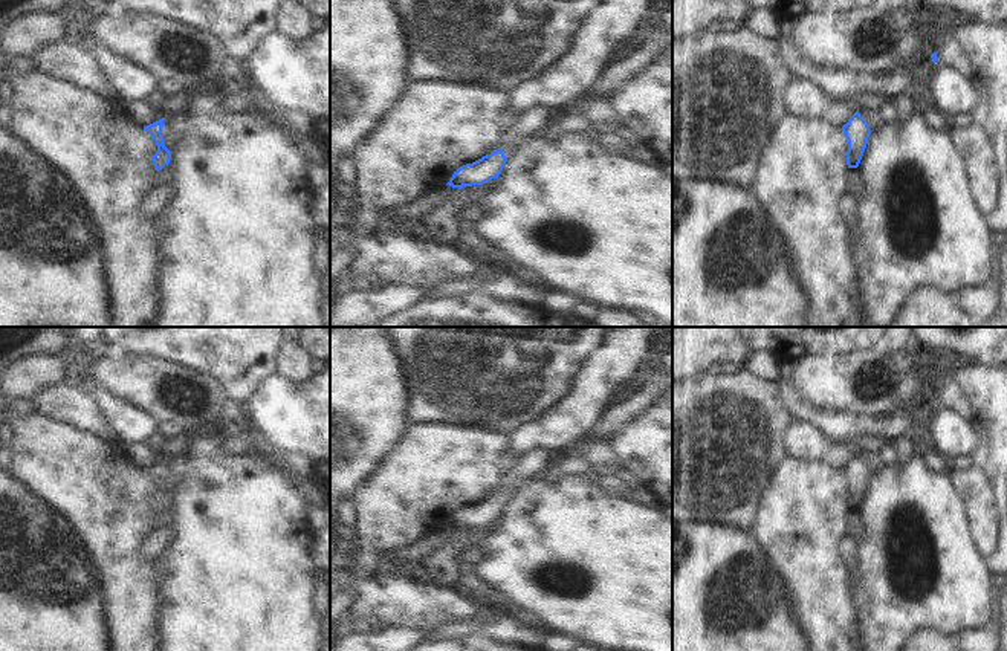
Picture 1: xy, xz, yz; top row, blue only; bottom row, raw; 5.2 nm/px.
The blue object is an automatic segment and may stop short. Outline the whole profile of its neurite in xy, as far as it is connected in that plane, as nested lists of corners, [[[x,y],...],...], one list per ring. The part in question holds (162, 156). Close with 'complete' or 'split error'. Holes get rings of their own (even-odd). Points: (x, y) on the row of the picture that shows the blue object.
[[[162,118],[147,127],[144,127],[145,131],[148,131],[153,136],[153,141],[157,145],[156,154],[151,157],[154,170],[159,171],[165,165],[170,164],[171,159],[171,145],[173,145],[173,133],[168,125],[167,118]]]; split error

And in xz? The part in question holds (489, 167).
[[[523,139],[504,145],[481,159],[460,167],[446,185],[461,189],[463,186],[483,185],[498,179],[507,159],[523,145]]]; split error

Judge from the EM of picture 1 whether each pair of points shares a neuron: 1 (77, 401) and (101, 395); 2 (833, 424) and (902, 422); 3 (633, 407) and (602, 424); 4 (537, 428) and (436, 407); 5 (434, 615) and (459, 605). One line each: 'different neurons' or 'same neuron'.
1: different neurons
2: same neuron
3: same neuron
4: different neurons
5: same neuron

